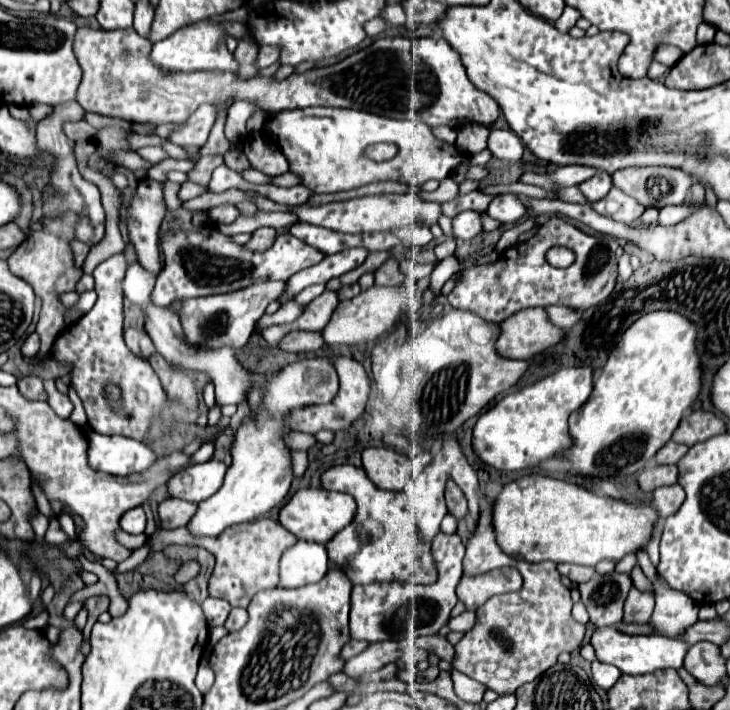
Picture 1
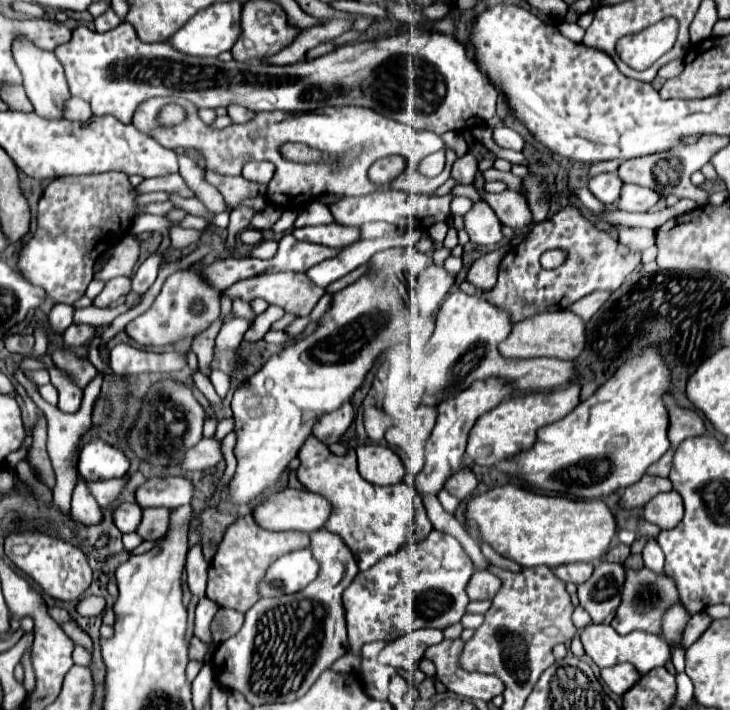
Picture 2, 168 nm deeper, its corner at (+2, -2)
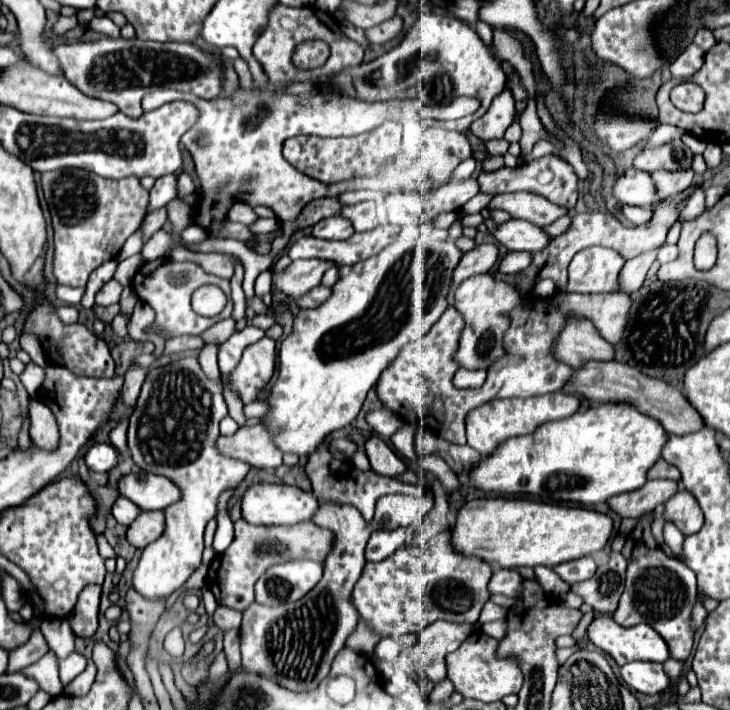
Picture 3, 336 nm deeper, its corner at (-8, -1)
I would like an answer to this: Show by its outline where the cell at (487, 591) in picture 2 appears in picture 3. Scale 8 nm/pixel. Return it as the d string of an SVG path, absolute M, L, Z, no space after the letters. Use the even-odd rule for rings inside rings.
M499 569L493 573L491 581L489 581L489 593L491 595L507 595L507 597L515 597L517 593L521 593L521 575L517 571L511 569Z

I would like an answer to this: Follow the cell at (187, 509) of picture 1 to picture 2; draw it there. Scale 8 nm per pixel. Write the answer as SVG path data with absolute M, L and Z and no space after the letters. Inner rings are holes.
M145 508L143 510L143 520L137 526L137 534L143 540L159 540L169 528L169 510L167 508Z

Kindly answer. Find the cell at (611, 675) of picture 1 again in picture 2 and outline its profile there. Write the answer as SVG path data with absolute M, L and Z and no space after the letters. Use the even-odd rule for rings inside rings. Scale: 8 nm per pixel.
M623 662L623 664L615 664L611 668L603 668L601 670L601 676L603 680L607 682L607 686L615 692L615 694L625 694L629 688L633 688L641 674L637 672L635 666L631 666L629 662Z

